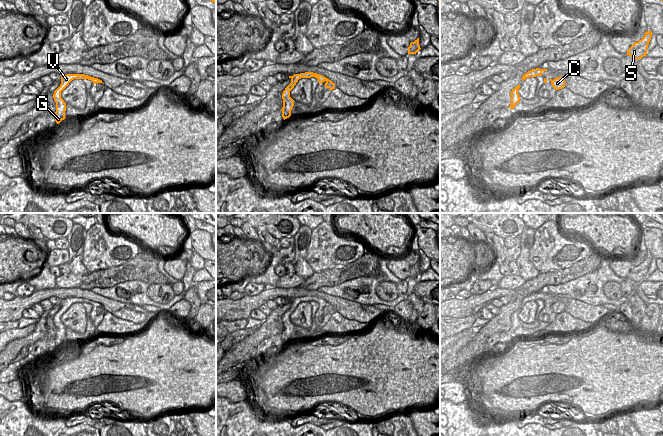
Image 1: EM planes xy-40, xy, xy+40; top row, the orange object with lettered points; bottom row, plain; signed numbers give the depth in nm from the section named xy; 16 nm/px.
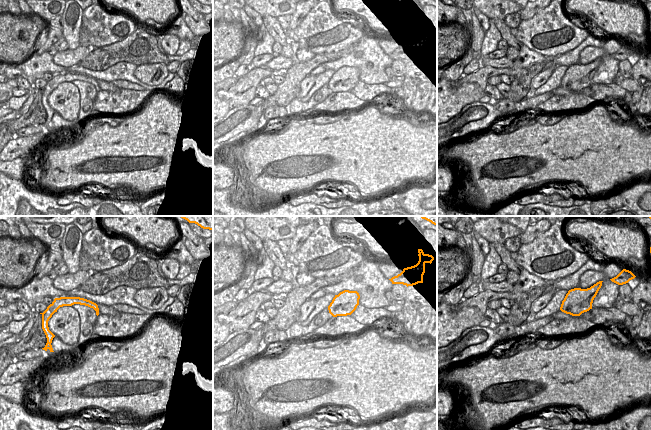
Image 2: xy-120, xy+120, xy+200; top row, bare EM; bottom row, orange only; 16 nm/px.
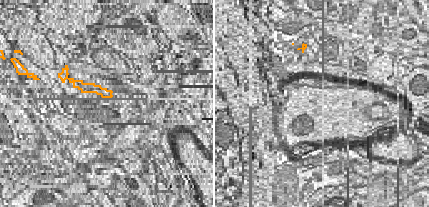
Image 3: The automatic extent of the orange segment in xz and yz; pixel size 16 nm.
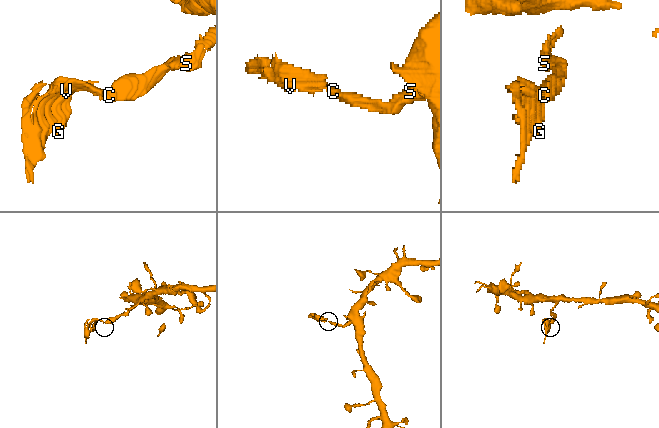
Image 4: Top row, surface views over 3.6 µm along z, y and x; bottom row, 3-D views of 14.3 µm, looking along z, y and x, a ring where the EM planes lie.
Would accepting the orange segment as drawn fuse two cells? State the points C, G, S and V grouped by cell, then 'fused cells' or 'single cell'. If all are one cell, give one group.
C S / G V; fused cells

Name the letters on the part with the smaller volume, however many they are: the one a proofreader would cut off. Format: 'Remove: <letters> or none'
Remove: G, V

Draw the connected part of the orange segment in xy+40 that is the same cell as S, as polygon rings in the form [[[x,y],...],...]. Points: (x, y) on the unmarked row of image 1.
[[[646,255],[644,261],[629,272],[626,279],[631,280],[633,283],[641,283],[646,280],[647,272],[652,261],[651,255]]]

